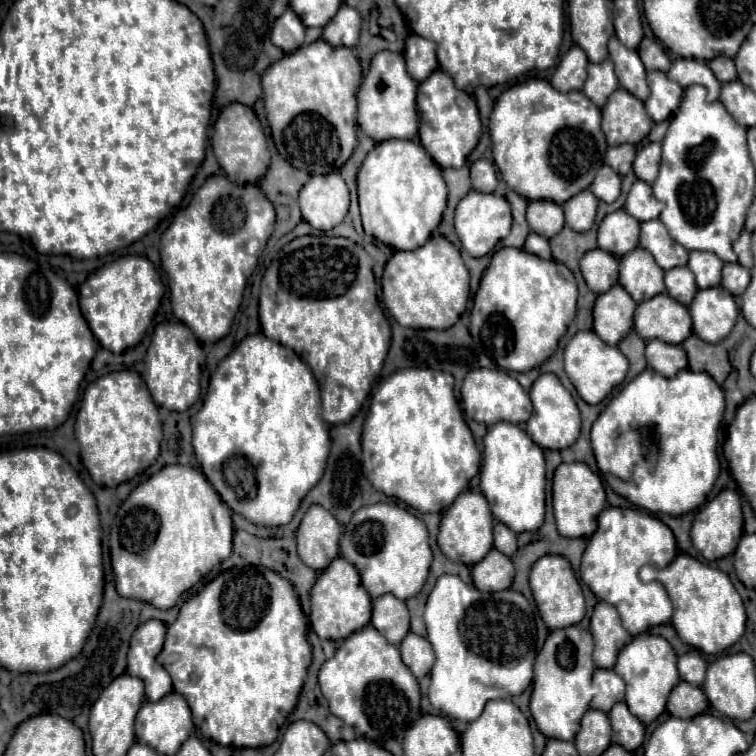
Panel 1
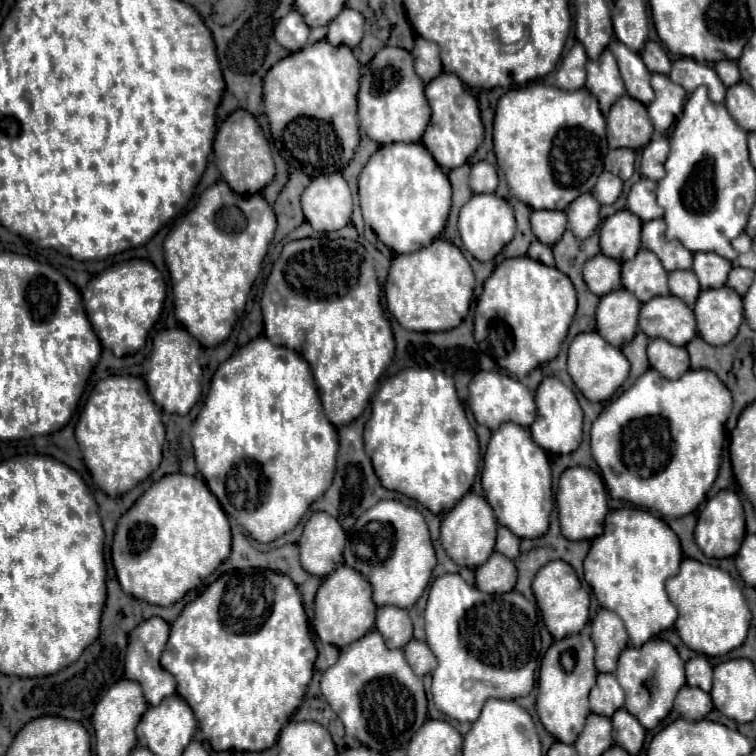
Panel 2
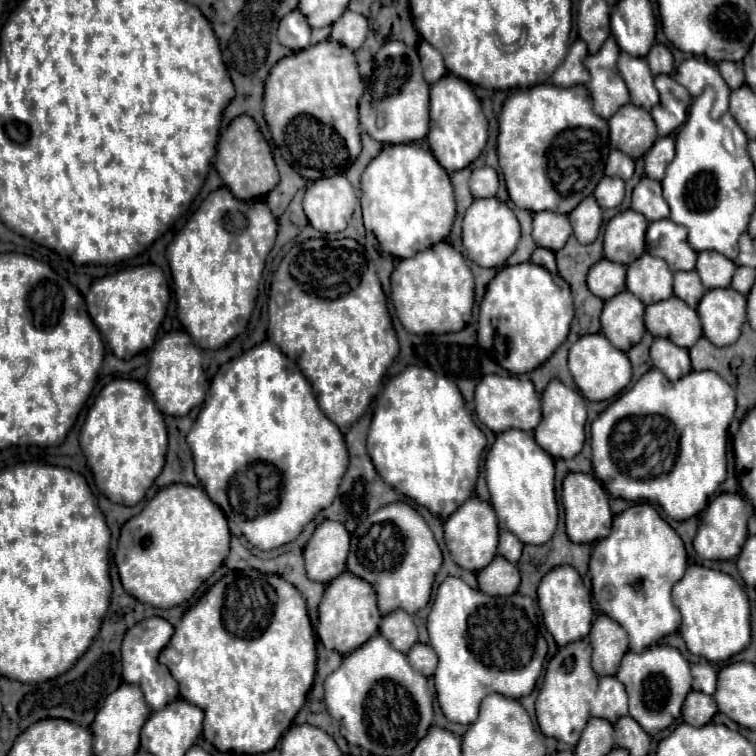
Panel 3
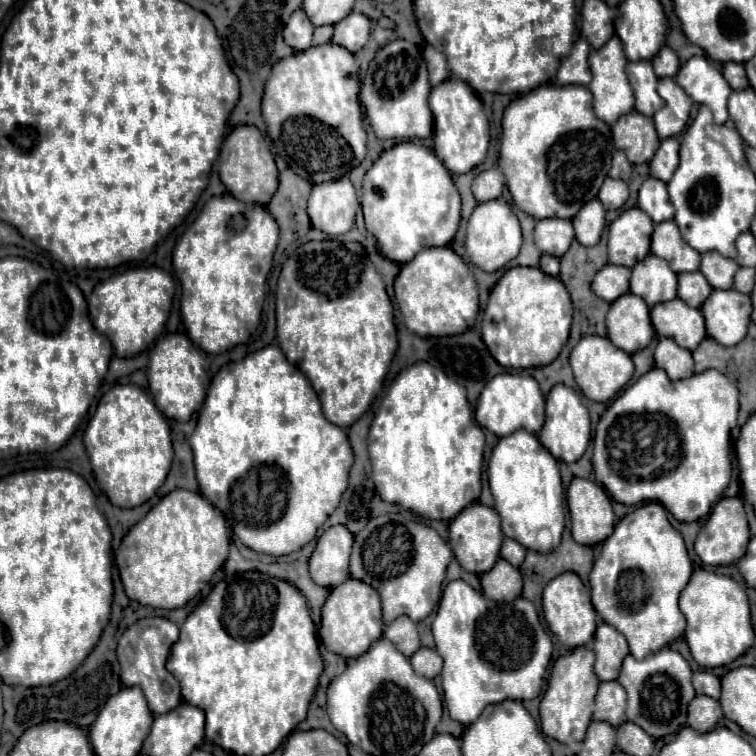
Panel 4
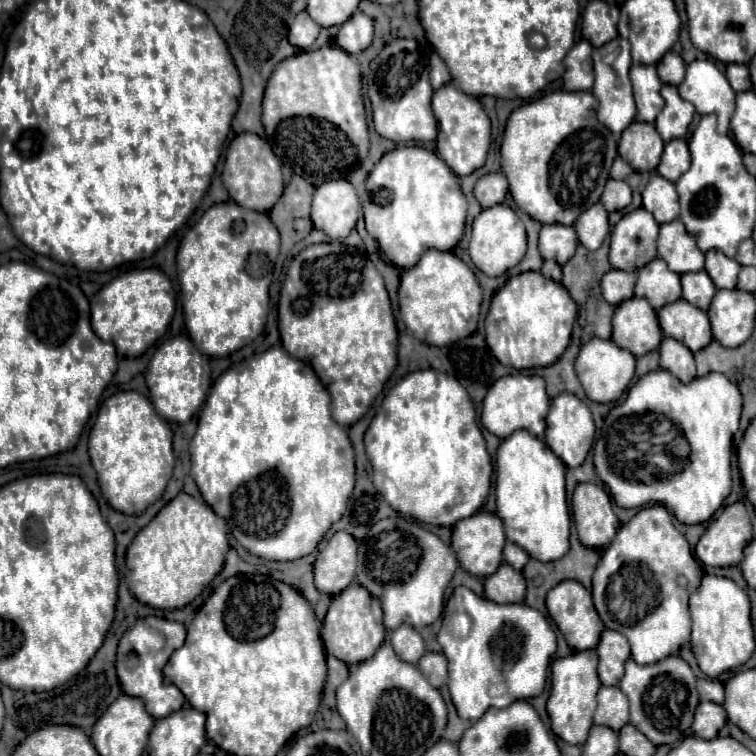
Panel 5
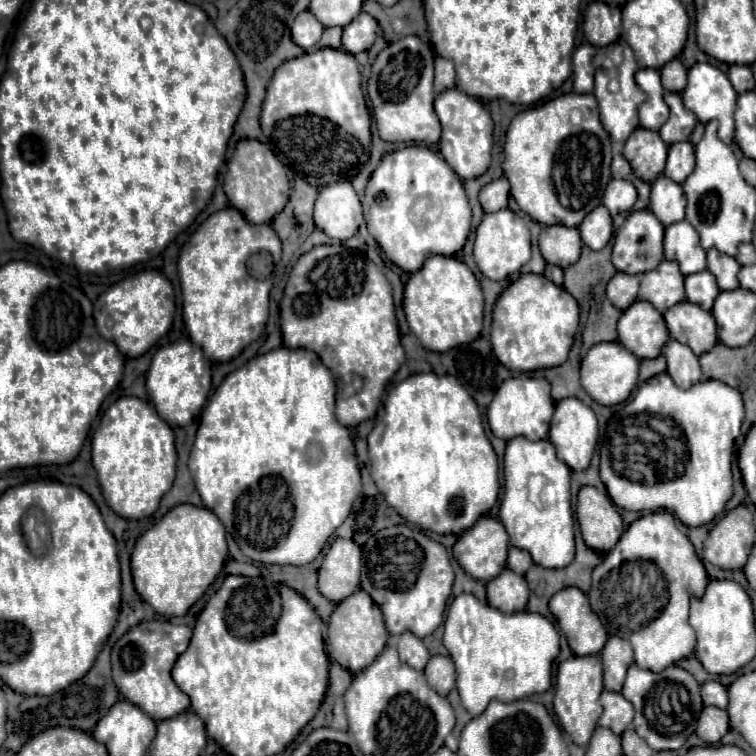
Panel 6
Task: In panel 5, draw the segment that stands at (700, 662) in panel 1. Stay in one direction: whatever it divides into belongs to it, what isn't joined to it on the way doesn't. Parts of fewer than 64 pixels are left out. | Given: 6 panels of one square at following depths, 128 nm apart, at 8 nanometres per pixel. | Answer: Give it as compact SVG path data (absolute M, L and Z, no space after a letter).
M700 678L698 680L698 692L700 692L700 700L710 700L716 704L724 702L724 686L718 680Z

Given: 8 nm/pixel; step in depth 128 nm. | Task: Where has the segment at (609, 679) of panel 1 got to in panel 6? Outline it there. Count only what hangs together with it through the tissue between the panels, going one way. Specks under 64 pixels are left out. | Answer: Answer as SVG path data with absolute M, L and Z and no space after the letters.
M604 690L602 696L600 696L600 704L604 708L604 714L598 720L600 726L606 726L612 732L622 734L632 724L634 708L632 708L632 704L622 694Z

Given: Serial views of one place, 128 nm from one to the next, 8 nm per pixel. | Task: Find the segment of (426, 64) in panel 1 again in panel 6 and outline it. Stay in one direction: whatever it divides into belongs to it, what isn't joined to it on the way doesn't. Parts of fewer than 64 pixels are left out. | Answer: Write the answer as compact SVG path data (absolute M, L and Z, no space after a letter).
M436 58L436 76L434 76L434 88L436 92L444 92L448 88L456 86L456 72L454 72L454 62L446 58Z

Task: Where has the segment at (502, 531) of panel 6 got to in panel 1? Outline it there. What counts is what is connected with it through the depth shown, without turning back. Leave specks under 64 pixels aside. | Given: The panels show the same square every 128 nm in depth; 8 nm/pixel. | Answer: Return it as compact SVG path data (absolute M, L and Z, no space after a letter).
M468 490L460 494L454 500L454 504L444 512L442 522L440 522L438 546L446 558L472 566L480 562L492 550L492 528L494 528L494 516L490 512L488 500L484 500L480 492Z

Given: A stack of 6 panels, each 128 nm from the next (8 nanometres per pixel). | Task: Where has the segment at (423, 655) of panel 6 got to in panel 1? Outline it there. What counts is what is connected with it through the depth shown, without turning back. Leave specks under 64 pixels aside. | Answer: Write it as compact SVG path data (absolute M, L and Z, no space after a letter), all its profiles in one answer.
M394 596L376 598L372 608L372 626L394 646L398 646L410 632L410 616L406 602Z

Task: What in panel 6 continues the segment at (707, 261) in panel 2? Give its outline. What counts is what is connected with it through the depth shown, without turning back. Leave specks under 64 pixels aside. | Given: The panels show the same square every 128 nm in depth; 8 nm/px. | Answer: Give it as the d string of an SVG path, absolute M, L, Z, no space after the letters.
M716 248L708 250L708 270L716 276L720 290L734 290L738 286L740 264L732 256L722 254Z

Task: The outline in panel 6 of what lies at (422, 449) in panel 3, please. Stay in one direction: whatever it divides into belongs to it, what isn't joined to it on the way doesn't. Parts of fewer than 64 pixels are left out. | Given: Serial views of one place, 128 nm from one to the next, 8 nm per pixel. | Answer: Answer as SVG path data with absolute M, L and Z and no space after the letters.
M412 374L400 382L384 402L384 420L368 436L372 480L388 506L402 518L434 534L462 534L476 524L498 500L498 456L484 434L482 416L474 398L454 376Z

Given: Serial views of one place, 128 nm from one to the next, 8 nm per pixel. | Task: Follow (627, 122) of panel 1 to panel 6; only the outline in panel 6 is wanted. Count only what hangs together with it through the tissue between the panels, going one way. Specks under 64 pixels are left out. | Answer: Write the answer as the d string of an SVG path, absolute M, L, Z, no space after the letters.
M636 128L624 144L624 158L630 162L636 178L644 182L654 182L664 172L666 152L668 146L660 140L660 134L646 128Z

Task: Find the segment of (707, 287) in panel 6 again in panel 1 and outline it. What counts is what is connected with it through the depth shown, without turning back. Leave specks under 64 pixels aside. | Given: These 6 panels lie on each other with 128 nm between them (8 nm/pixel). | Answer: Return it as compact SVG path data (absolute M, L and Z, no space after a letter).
M682 266L682 268L672 268L666 272L666 288L668 294L676 300L680 300L684 306L690 306L696 294L696 280L692 276L692 272Z

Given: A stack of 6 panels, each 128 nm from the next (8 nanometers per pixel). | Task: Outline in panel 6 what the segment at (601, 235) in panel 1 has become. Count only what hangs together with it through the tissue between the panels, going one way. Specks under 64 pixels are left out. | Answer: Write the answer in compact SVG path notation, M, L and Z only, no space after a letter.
M650 210L632 212L616 232L612 264L620 272L644 274L664 260L664 226Z

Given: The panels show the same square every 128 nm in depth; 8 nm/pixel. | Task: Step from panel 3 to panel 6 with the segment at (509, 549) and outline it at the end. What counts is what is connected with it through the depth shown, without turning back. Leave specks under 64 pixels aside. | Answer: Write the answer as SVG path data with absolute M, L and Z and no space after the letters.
M510 548L508 550L508 568L520 576L524 576L528 572L528 568L532 566L532 558L528 556L528 552L520 550L520 548Z

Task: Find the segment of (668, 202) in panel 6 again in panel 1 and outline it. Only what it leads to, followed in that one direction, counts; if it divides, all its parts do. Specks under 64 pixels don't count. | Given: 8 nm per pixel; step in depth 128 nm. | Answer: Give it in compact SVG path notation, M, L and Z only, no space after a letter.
M636 180L634 186L630 188L628 192L628 198L626 198L626 204L624 204L624 210L634 216L636 220L640 222L646 222L646 220L654 220L660 216L664 204L660 204L654 194L652 194L652 186L642 182L642 180Z

